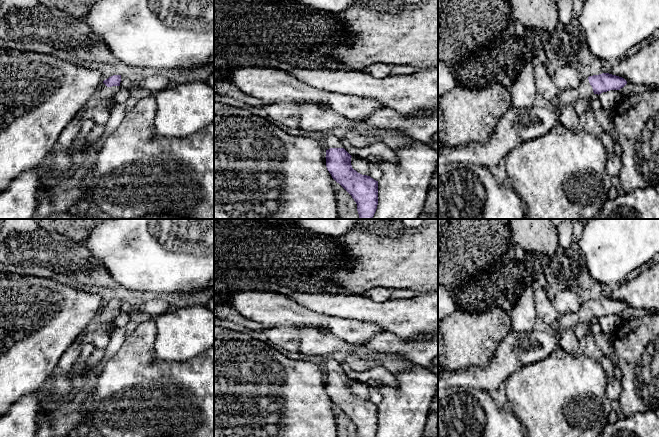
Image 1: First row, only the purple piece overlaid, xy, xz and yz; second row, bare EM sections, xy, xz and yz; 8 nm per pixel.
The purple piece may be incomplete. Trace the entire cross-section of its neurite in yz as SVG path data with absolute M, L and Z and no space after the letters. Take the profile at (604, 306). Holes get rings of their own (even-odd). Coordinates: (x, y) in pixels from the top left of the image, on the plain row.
M609 297L581 303L578 312L561 315L555 332L533 330L519 333L511 330L500 342L495 355L485 368L465 368L445 371L438 368L438 391L448 387L469 387L487 392L497 389L517 369L539 362L559 347L561 330L574 328L581 322L593 321L610 314L620 314L627 305Z

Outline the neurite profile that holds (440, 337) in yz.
M499 307L471 313L456 310L446 319L438 321L438 368L456 371L465 368L485 368L495 356L503 338L512 330L510 315Z

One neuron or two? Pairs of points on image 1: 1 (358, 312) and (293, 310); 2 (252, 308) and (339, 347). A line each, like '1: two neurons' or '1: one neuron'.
1: two neurons
2: two neurons

